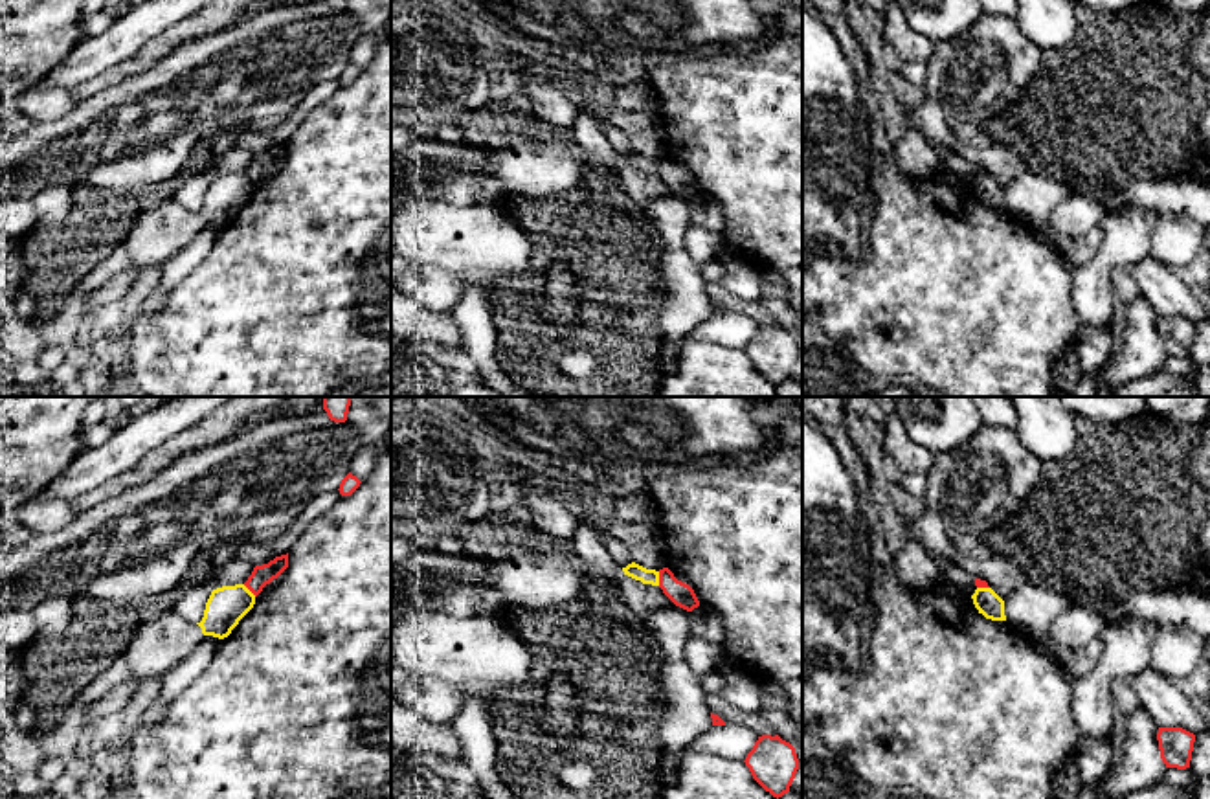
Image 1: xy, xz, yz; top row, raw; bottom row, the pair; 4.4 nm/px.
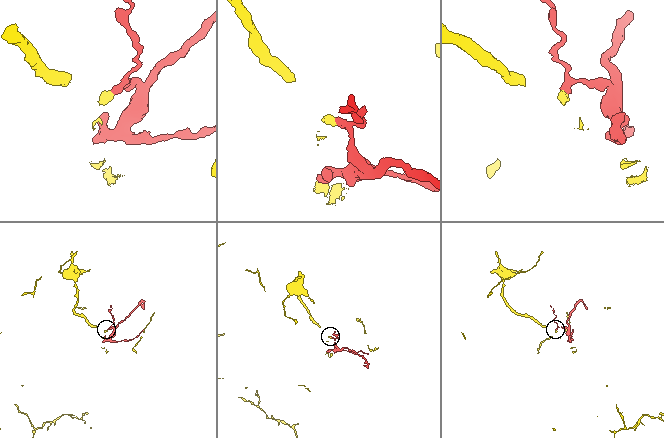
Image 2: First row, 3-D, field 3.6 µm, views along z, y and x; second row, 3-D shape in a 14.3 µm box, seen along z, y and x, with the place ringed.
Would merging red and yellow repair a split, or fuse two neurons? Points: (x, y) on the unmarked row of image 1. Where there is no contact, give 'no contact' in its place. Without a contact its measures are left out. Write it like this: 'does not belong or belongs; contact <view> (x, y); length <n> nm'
does not belong; contact xz (660, 168); length 60 nm

